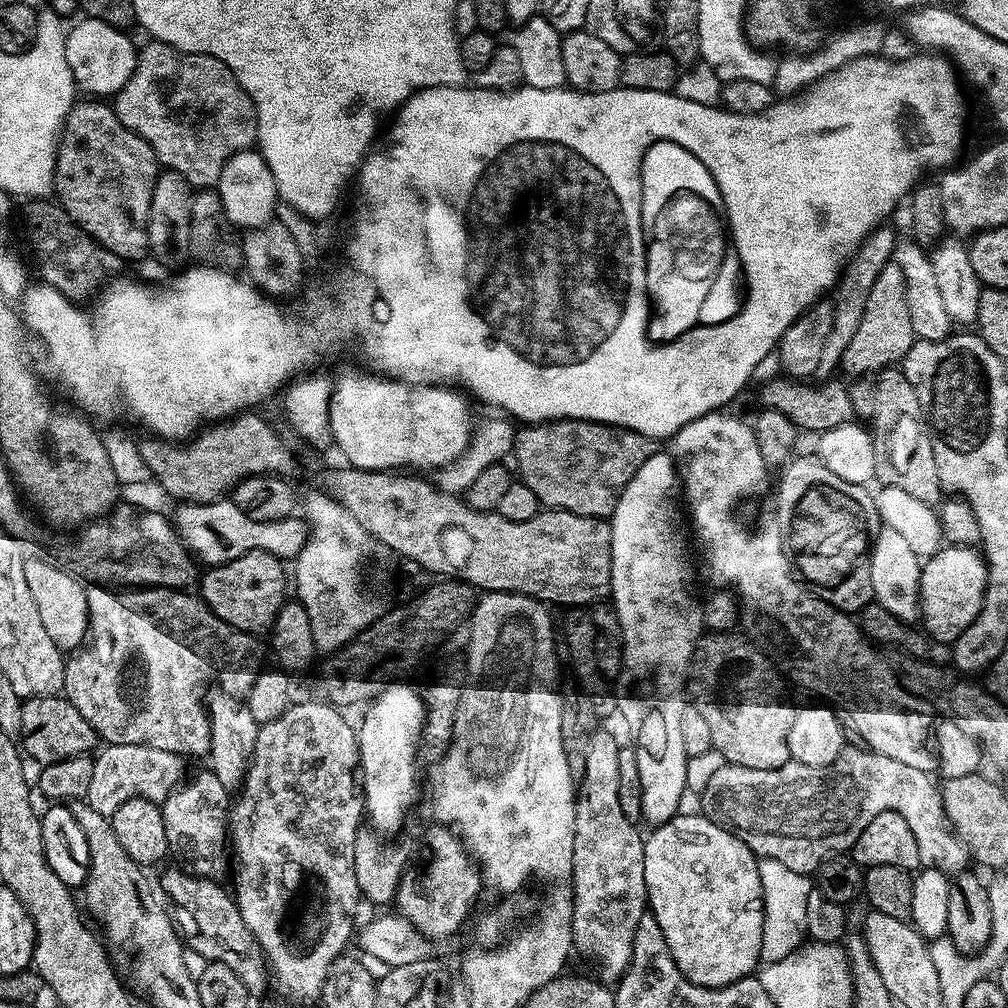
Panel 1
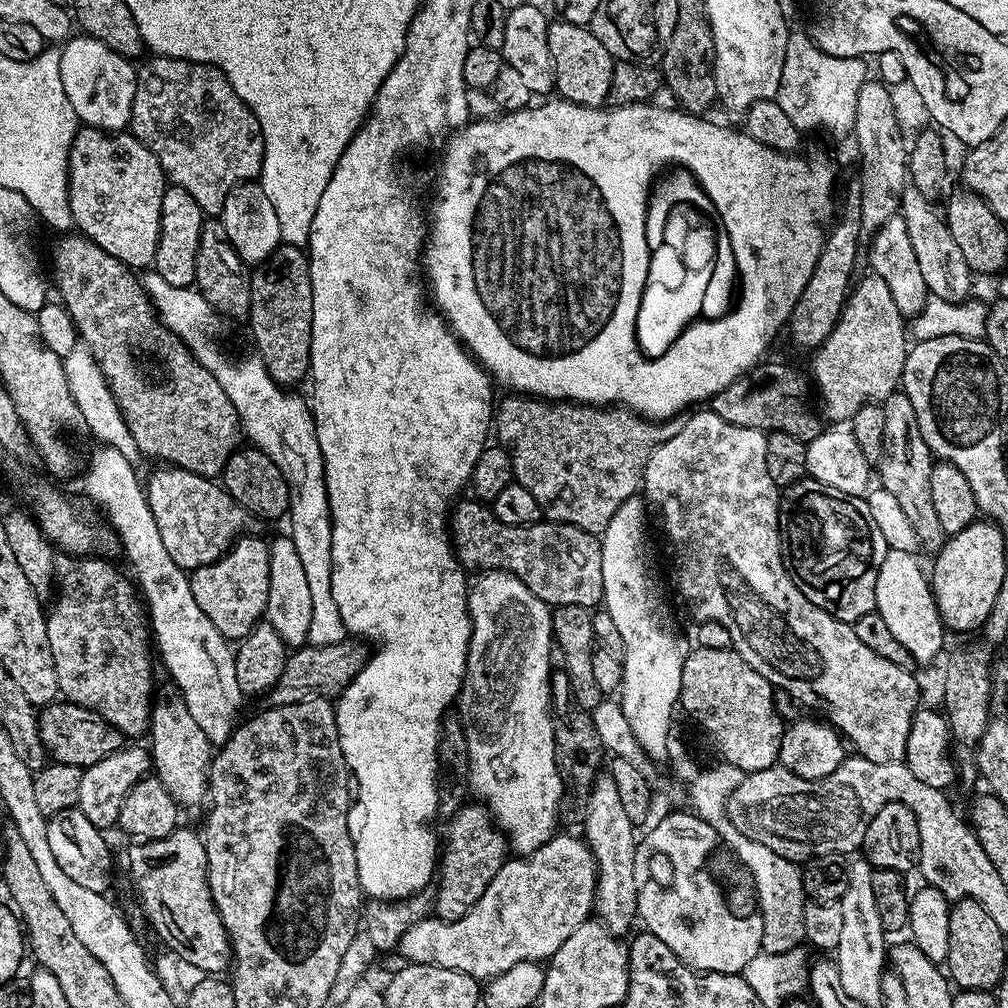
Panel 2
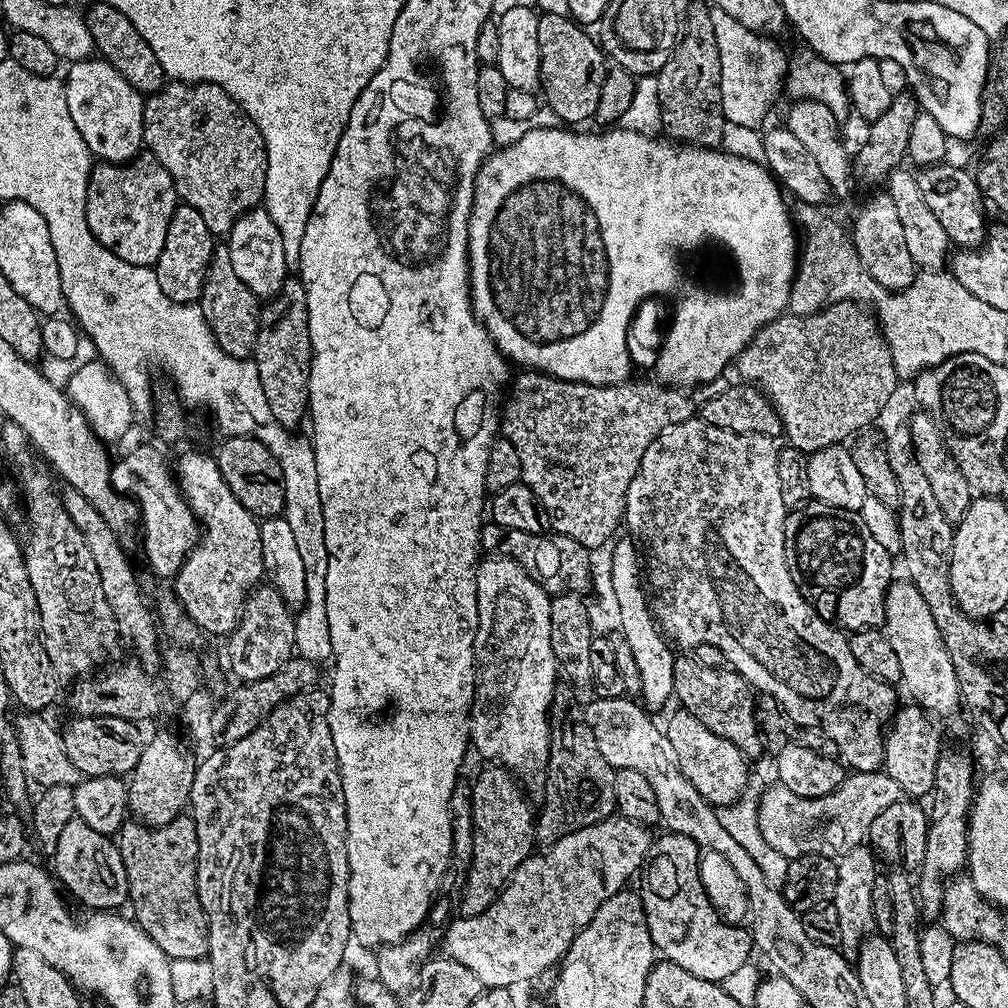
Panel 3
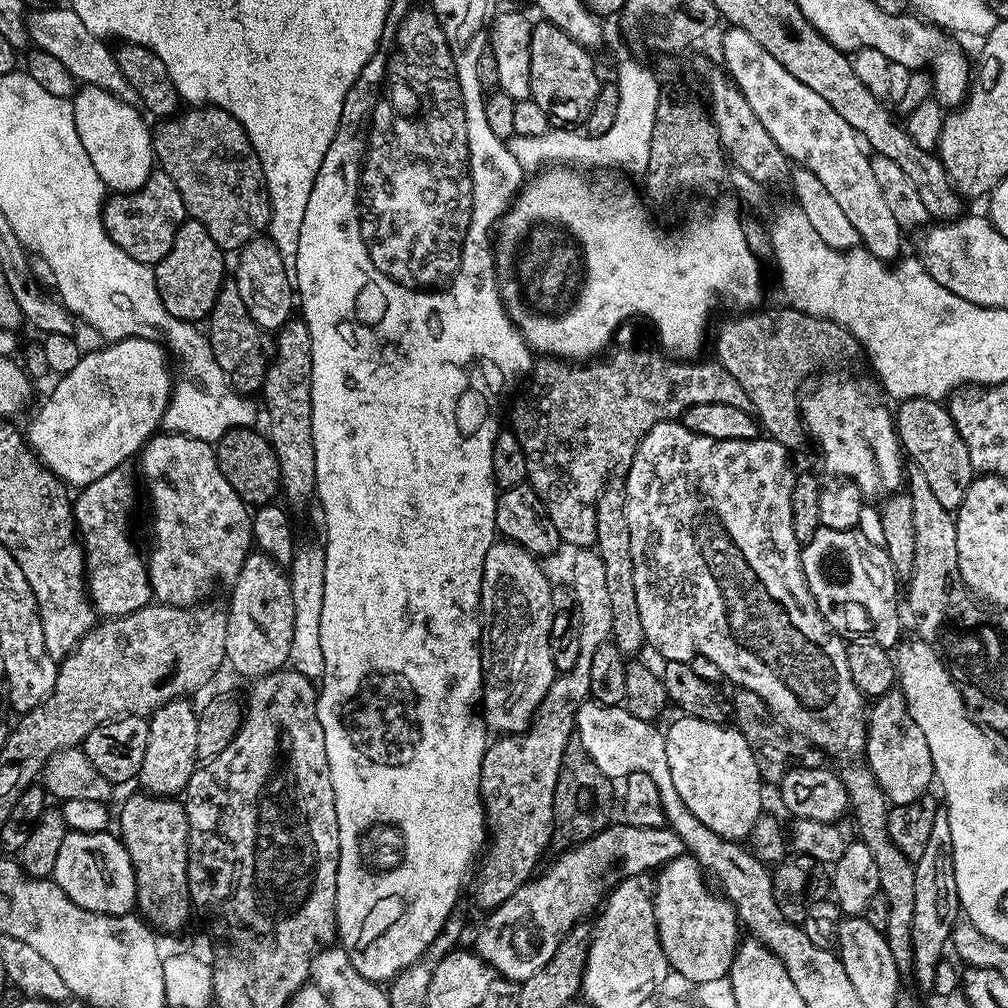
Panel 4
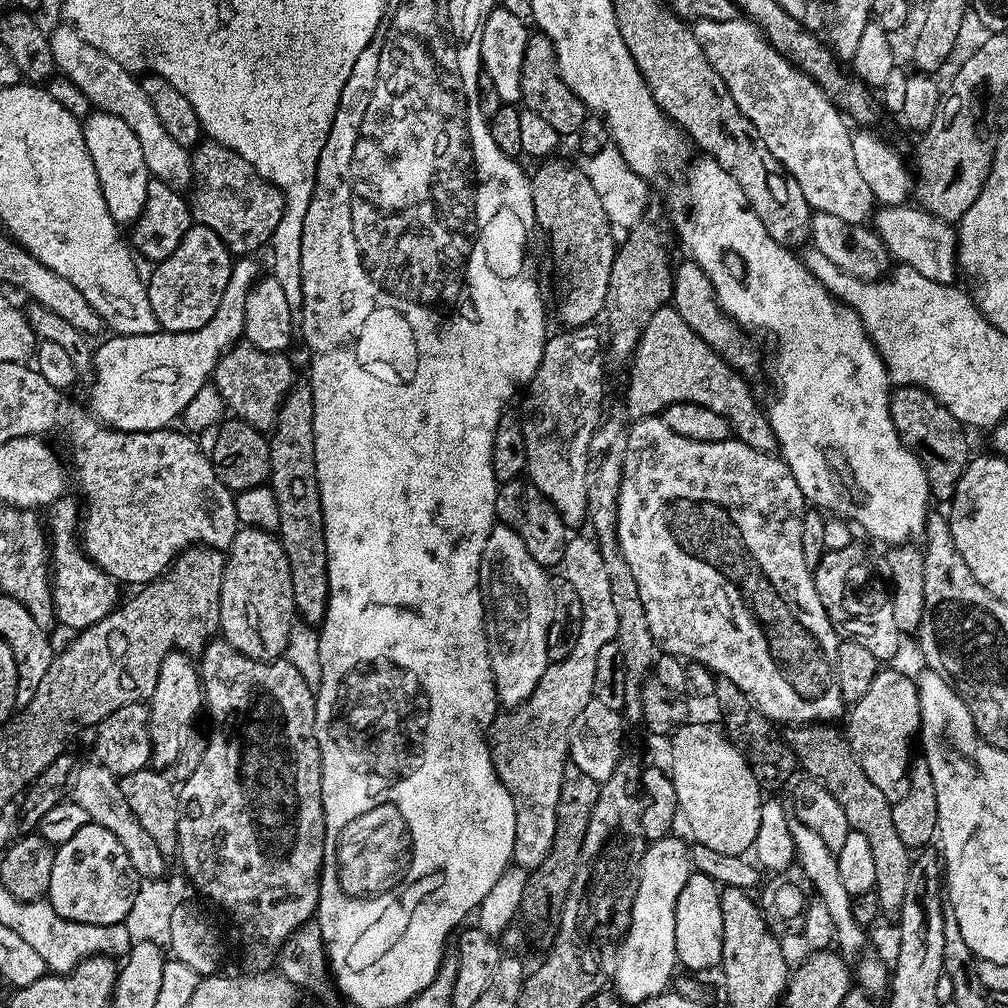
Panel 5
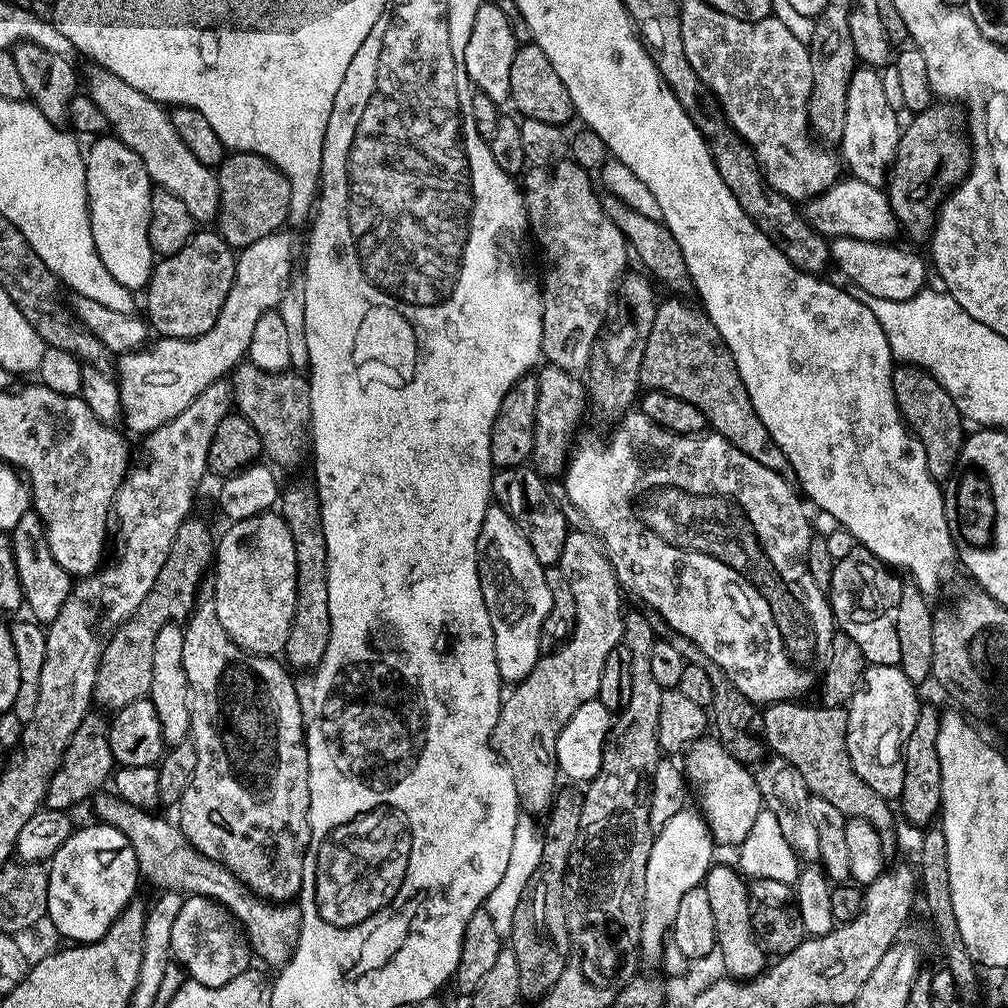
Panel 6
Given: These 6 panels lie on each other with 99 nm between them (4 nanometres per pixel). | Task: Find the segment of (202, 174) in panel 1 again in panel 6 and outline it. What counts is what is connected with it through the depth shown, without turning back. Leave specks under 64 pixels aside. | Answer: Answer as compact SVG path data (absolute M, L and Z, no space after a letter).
M253 152L229 155L218 169L220 211L214 221L220 236L233 250L239 250L281 231L288 224L291 188L286 174L266 158Z

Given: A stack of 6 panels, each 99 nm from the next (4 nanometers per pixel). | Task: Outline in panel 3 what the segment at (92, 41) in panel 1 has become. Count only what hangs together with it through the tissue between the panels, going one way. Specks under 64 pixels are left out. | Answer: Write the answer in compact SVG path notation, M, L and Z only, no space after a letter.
M89 58L74 60L67 65L68 77L63 77L66 103L70 117L82 134L89 152L106 164L127 164L141 155L144 142L145 97L114 70L105 60Z

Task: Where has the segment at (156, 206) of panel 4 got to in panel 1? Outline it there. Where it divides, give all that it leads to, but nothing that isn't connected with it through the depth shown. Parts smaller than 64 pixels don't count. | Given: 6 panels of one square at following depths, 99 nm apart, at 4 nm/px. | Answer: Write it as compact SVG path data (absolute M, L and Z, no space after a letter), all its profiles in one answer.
M96 98L82 100L73 103L60 130L55 199L78 227L121 261L140 260L150 252L148 215L158 175L156 155L143 138L122 126L107 103Z

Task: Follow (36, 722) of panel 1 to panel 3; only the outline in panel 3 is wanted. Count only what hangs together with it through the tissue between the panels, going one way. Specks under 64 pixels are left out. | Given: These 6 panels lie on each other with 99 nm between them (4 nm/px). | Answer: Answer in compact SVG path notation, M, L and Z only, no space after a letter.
M76 716L62 728L66 754L70 754L70 762L78 766L81 777L127 777L134 770L134 766L138 766L138 758L145 745L136 728L139 727L133 721L113 716Z

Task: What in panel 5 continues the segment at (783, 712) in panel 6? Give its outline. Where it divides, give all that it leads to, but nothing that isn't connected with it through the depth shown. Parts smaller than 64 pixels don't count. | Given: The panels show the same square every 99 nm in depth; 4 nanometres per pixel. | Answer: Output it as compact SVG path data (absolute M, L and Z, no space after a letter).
M825 722L823 724L802 724L793 727L789 732L792 733L787 733L786 739L788 745L794 750L797 765L803 771L805 768L808 771L805 773L811 779L826 786L826 790L830 790L830 794L834 794L834 798L838 798L838 806L842 806L842 811L846 813L849 829L863 834L866 837L866 842L870 842L870 854L874 857L874 878L876 879L874 891L880 903L881 913L885 917L899 917L902 900L906 898L906 886L910 886L910 870L914 863L914 856L906 846L906 842L902 842L902 837L898 835L898 829L894 827L893 801L886 794L882 794L882 790L878 790L878 786L874 786L874 782L870 782L870 778L866 778L866 770L862 770L854 750L848 745L847 735L841 729L839 732L836 726Z

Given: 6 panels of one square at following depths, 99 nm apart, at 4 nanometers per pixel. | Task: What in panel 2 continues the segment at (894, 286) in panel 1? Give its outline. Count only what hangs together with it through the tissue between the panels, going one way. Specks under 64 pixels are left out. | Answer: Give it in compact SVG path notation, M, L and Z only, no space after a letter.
M874 274L867 275L861 280L859 277L851 287L830 338L811 353L810 380L815 391L816 388L820 391L819 407L825 421L851 421L862 406L880 404L891 392L897 391L904 378L910 347L906 317L898 310L886 282Z

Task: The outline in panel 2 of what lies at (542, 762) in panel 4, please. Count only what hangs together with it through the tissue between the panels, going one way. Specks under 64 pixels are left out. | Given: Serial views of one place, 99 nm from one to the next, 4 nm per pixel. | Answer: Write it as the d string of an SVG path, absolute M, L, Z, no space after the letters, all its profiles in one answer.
M468 802L454 813L448 823L448 841L443 841L438 864L438 883L435 885L434 912L441 920L457 920L467 914L482 898L494 874L509 859L510 845L496 826L491 812L480 802Z

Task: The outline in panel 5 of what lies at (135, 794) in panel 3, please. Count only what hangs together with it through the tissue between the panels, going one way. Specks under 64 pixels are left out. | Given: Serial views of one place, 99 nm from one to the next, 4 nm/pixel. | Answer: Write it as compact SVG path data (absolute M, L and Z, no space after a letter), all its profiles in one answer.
M173 650L166 654L166 658L162 658L162 670L158 670L158 682L147 706L152 739L151 767L157 770L171 769L182 754L184 741L190 735L192 719L202 712L202 681L197 665L189 653Z

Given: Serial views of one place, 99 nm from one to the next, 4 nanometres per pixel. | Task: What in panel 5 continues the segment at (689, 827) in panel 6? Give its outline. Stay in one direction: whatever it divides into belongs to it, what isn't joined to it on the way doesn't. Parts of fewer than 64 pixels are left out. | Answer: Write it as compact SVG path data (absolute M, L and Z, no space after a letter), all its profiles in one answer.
M669 834L662 840L653 840L645 847L644 857L640 863L640 875L636 877L636 893L634 894L634 902L632 903L632 917L630 918L630 926L627 932L624 933L622 939L619 941L620 949L616 952L616 969L613 970L612 976L610 972L610 980L614 985L614 991L621 1000L624 1001L625 1005L628 1006L639 1006L642 1001L650 998L654 998L656 995L662 993L669 987L668 984L672 980L672 971L678 968L678 961L676 959L676 943L674 942L674 910L676 909L676 903L678 902L678 894L682 892L682 886L686 884L689 876L692 875L694 867L692 865L692 857L690 855L689 845L684 845L682 841L675 840L675 835Z

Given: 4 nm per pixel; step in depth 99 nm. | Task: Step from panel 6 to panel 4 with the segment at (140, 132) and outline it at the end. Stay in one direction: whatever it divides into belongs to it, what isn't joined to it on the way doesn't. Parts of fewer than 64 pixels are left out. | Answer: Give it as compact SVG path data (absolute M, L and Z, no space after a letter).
M70 6L37 8L27 13L26 19L29 41L39 51L54 54L54 58L58 58L58 62L62 62L62 66L66 66L66 70L70 70L72 77L81 85L101 88L120 100L136 100L136 91L126 82L126 78L122 78L122 70L118 70L113 49L108 49L101 37L90 34L82 18L78 18L78 14Z

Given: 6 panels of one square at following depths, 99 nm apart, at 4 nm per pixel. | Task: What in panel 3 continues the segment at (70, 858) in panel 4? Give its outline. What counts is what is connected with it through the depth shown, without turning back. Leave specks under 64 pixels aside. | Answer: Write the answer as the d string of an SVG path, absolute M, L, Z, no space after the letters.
M79 818L75 820L71 820L70 822L66 822L66 827L62 829L62 835L58 838L58 846L56 847L56 851L54 853L54 859L56 859L56 872L54 868L54 876L57 881L65 889L69 888L70 891L73 892L74 895L77 896L78 899L81 900L82 903L85 904L85 909L88 910L116 910L119 909L120 903L125 903L128 900L128 879L126 878L126 866L122 862L122 854L120 853L119 847L109 837L103 836L102 834L98 834L98 830L90 830L90 826L86 826L86 822L82 822Z

